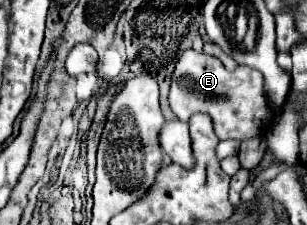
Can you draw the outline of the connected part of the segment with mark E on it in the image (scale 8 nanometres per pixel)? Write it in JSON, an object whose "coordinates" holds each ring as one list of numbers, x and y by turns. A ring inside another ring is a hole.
{"coordinates":[[193,48,185,50,175,64,169,106,183,122,187,122,195,112,209,114,219,140,251,140,273,122,273,110,267,102,265,78,259,70,247,64,239,64,233,72,229,72,219,58,197,52]]}

